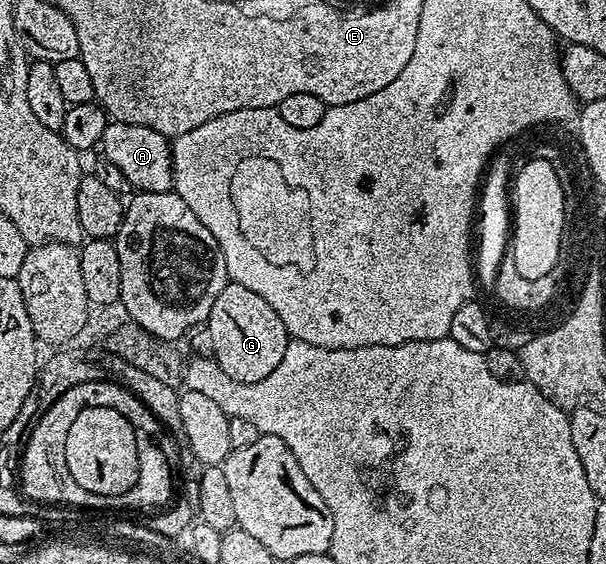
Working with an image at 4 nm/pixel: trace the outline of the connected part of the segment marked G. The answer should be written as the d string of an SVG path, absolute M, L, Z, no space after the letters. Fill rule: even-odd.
M228 281L225 288L221 288L221 296L213 304L205 323L207 338L211 341L210 353L215 363L229 376L238 382L253 384L257 380L265 380L277 364L281 364L281 356L285 356L285 348L289 335L285 324L281 324L281 316L257 296L250 288Z

